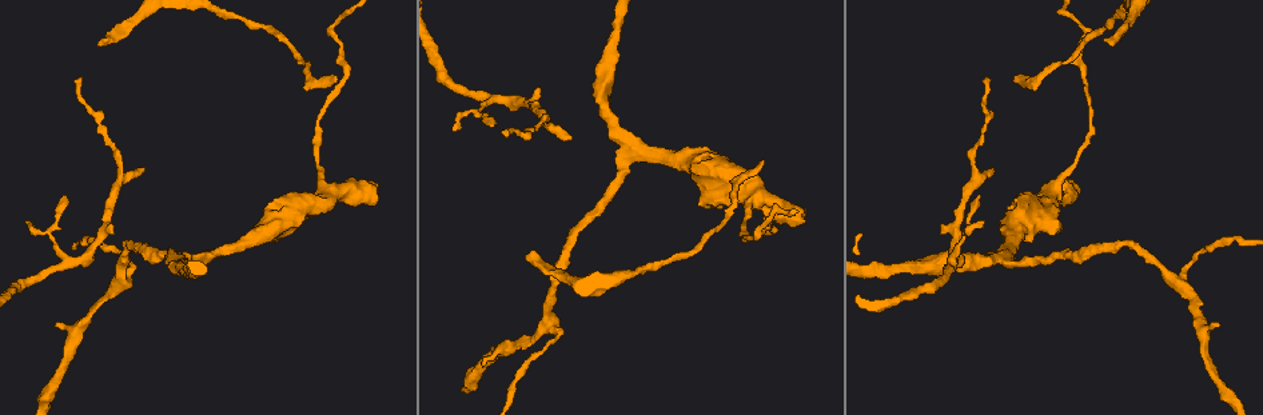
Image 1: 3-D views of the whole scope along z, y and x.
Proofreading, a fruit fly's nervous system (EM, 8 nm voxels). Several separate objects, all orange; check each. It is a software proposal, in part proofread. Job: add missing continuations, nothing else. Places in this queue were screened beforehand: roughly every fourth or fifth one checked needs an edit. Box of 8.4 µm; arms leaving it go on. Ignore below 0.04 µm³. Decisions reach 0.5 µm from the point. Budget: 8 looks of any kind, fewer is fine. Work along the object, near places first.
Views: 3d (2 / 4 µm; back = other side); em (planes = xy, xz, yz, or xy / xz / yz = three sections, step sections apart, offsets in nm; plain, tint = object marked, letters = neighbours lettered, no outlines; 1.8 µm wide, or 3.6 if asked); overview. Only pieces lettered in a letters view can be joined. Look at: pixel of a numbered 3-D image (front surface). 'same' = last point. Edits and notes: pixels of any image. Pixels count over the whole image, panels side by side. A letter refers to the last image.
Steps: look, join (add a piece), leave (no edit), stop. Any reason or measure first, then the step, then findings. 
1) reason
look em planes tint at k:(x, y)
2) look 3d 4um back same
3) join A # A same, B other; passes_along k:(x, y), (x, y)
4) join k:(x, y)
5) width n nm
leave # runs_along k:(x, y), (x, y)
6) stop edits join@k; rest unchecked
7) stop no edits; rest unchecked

arms part here
look em 3.6um planes letters at 1:(1019, 226)

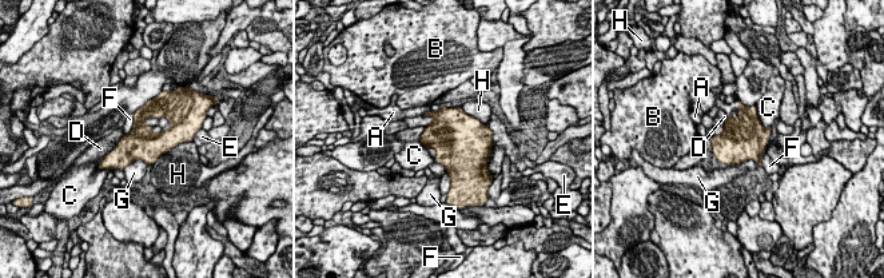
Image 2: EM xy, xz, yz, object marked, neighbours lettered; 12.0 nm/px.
width 400 nm; longest_contact H 550 nm
leave # A other, B other, C other, D other, E other, F other, G other, H other; none of them fits

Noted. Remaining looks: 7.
thin end
look 3d 4um at 1:(762, 162)

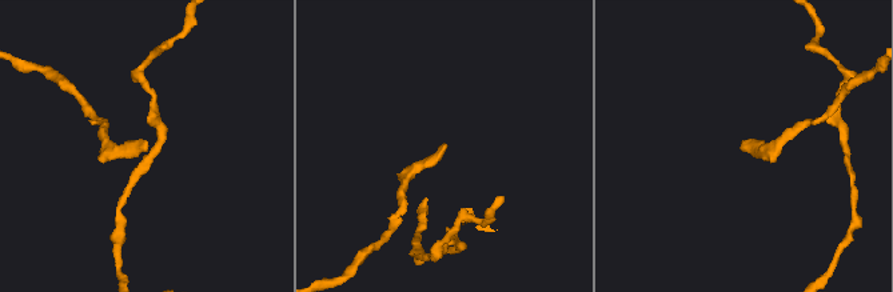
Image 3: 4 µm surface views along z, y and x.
look em 3.6um xy step 16 tint at 3:(445, 148)

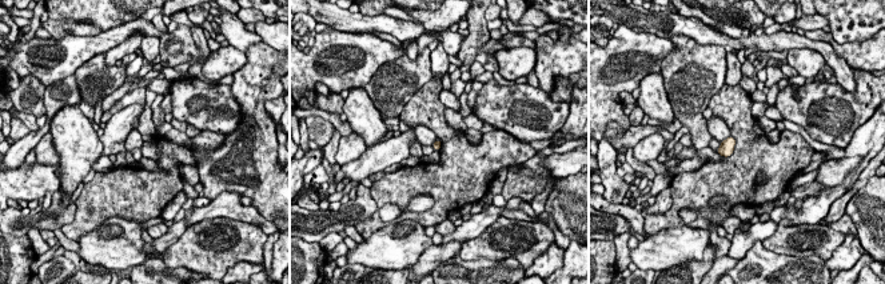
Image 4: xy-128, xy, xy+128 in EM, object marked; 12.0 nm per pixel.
look em 3.6um xz step 16 letters same

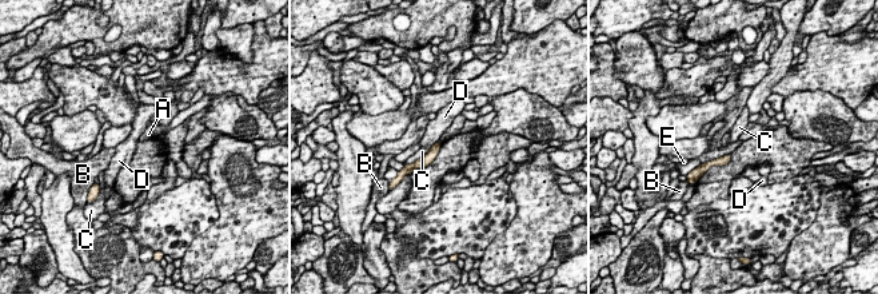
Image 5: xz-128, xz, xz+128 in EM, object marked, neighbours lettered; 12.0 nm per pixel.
width 140 nm
leave # A other, B other, C other, D other, E other; runs_along 5:(438, 144), (423, 162), (407, 167); no lettered piece goes on from it

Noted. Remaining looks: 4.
look 3d 4um at 1:(1074, 186)

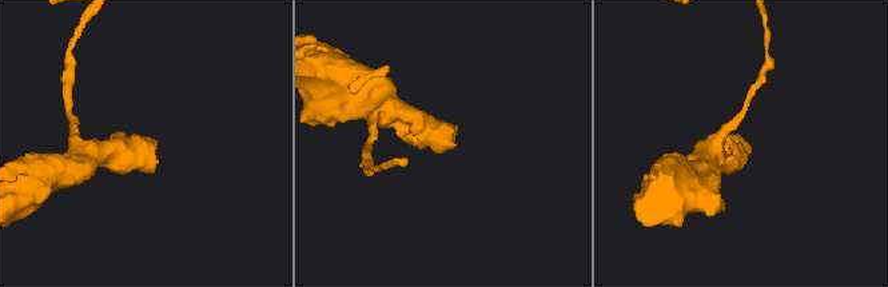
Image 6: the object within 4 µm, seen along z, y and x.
need the tissue
look em planes letters at 6:(746, 144)

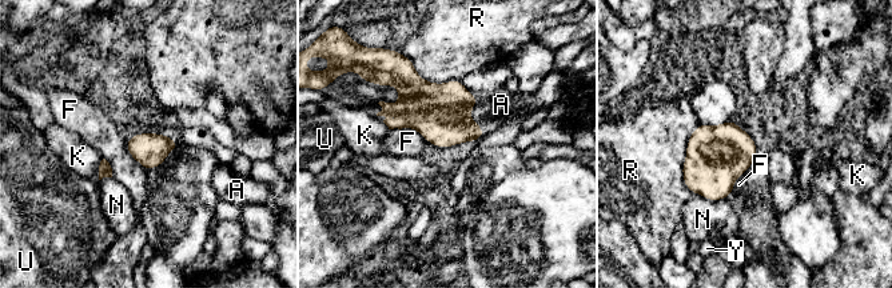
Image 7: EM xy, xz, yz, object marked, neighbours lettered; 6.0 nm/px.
width 200 nm
join 7:(501, 104) # A same, F other, K other, N other, R other, U other, Y other; passes_along 7:(453, 126), (481, 128), (501, 104); the neuron continues

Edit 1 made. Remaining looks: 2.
stop edits join@7; rest unchecked

